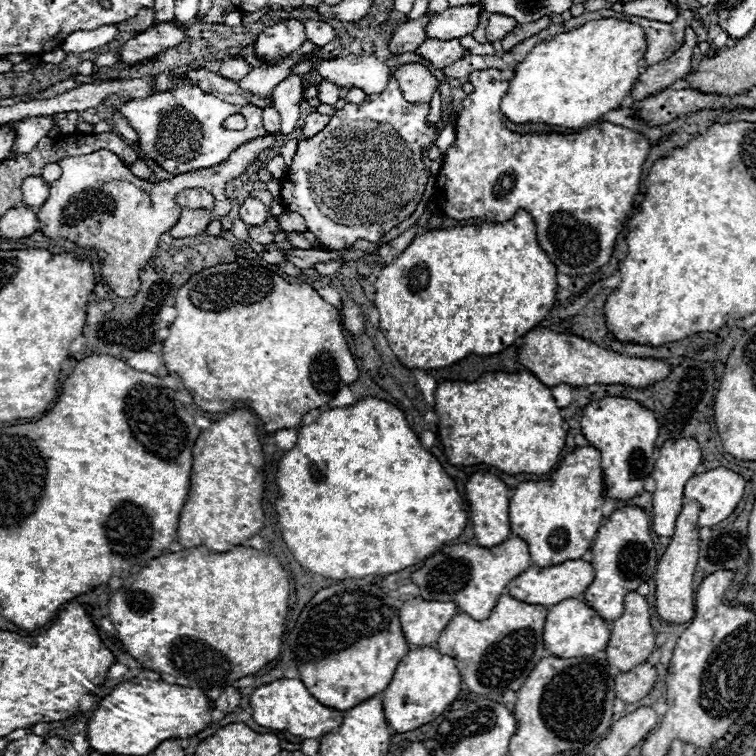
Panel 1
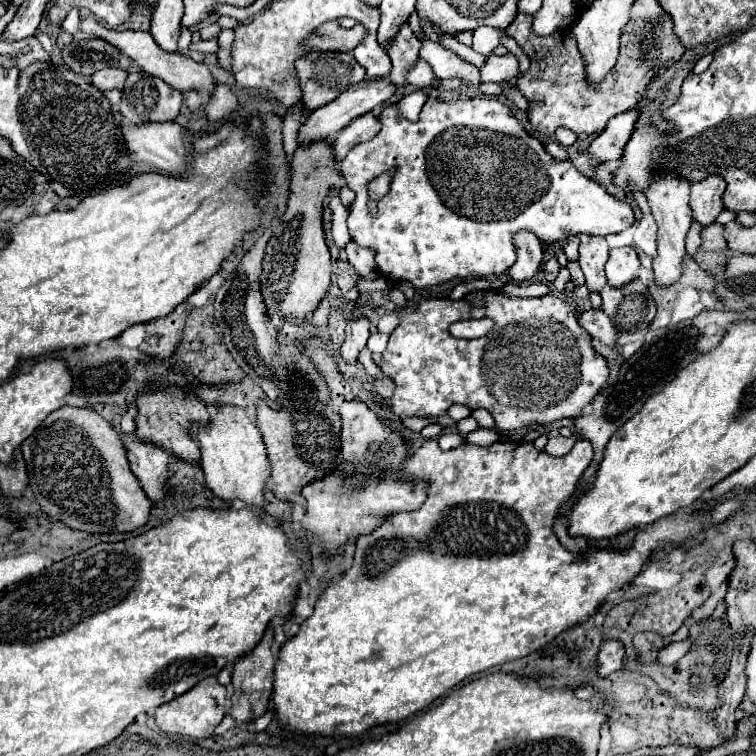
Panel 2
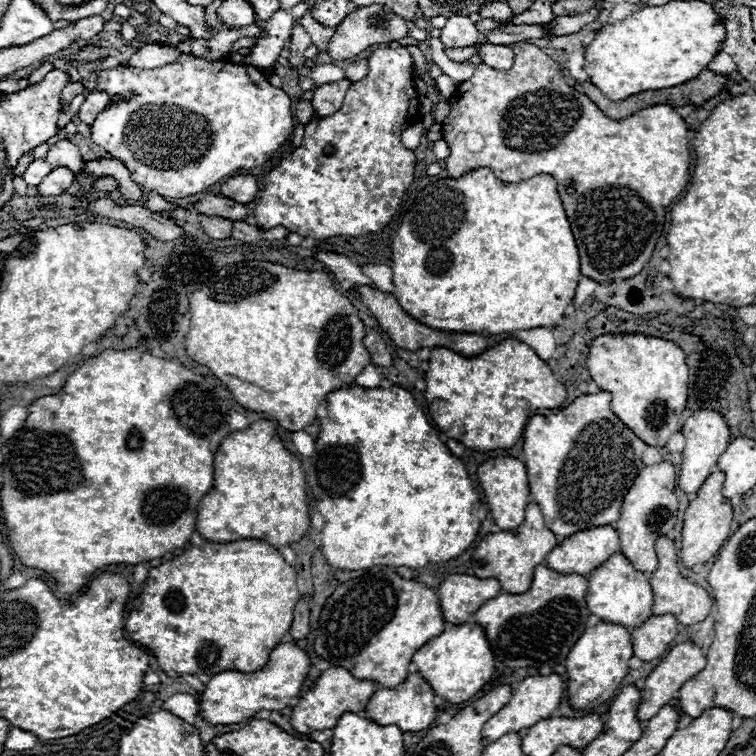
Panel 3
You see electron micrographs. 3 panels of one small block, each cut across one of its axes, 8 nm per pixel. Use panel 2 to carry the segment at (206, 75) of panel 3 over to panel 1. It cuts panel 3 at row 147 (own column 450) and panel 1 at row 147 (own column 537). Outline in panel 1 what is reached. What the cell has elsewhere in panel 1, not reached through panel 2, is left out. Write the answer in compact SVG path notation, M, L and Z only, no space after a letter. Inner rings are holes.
M184 74L178 78L174 90L152 92L148 98L142 100L138 98L128 100L118 106L118 112L130 122L130 126L138 134L138 150L174 176L196 172L202 168L212 168L224 162L232 154L232 150L238 148L242 142L266 134L262 124L262 108L254 104L244 106L228 104L190 84L190 80ZM236 112L246 116L246 128L244 130L224 128L224 120Z

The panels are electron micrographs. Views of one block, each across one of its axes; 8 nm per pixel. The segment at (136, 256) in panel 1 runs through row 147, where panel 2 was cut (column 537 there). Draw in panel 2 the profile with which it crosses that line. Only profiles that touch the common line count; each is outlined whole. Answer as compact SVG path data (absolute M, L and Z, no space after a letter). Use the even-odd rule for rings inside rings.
M518 232L514 242L516 242L518 260L508 270L508 278L512 282L530 282L540 270L540 264L544 260L544 250L538 238L528 232Z

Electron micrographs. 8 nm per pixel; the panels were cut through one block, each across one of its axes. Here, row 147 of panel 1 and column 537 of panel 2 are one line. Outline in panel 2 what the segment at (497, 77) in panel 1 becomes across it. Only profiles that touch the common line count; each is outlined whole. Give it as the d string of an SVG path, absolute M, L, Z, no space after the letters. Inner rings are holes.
M424 440L424 444L406 460L402 466L402 478L420 478L426 484L428 498L426 502L414 510L414 512L398 512L384 518L380 526L376 526L370 534L364 534L356 540L356 552L354 552L354 564L350 570L346 570L338 580L330 582L330 586L318 596L314 614L302 622L296 636L286 640L286 644L280 648L278 664L276 664L276 676L274 676L274 696L272 696L272 708L276 714L276 720L282 728L288 728L292 732L302 734L316 734L316 736L344 736L344 738L356 738L368 732L374 726L390 724L406 720L408 716L428 708L436 698L440 698L446 690L460 684L464 678L484 672L492 666L500 666L504 662L528 656L530 652L536 652L550 640L554 640L560 632L568 630L570 626L584 622L588 616L596 612L600 602L606 598L608 592L622 588L624 584L630 584L632 578L640 572L642 564L648 560L650 552L658 548L662 542L678 542L680 546L690 546L704 538L702 530L702 514L698 512L678 512L668 518L662 518L644 530L638 530L634 546L626 552L608 552L608 550L590 550L584 556L574 556L568 550L562 548L558 542L552 522L558 512L558 506L574 492L574 486L582 472L592 462L592 446L588 440L578 440L576 446L562 458L552 458L542 450L536 450L530 442L514 444L514 442L494 442L490 446L474 446L464 442L464 446L452 448L452 450L440 450L436 440Z

